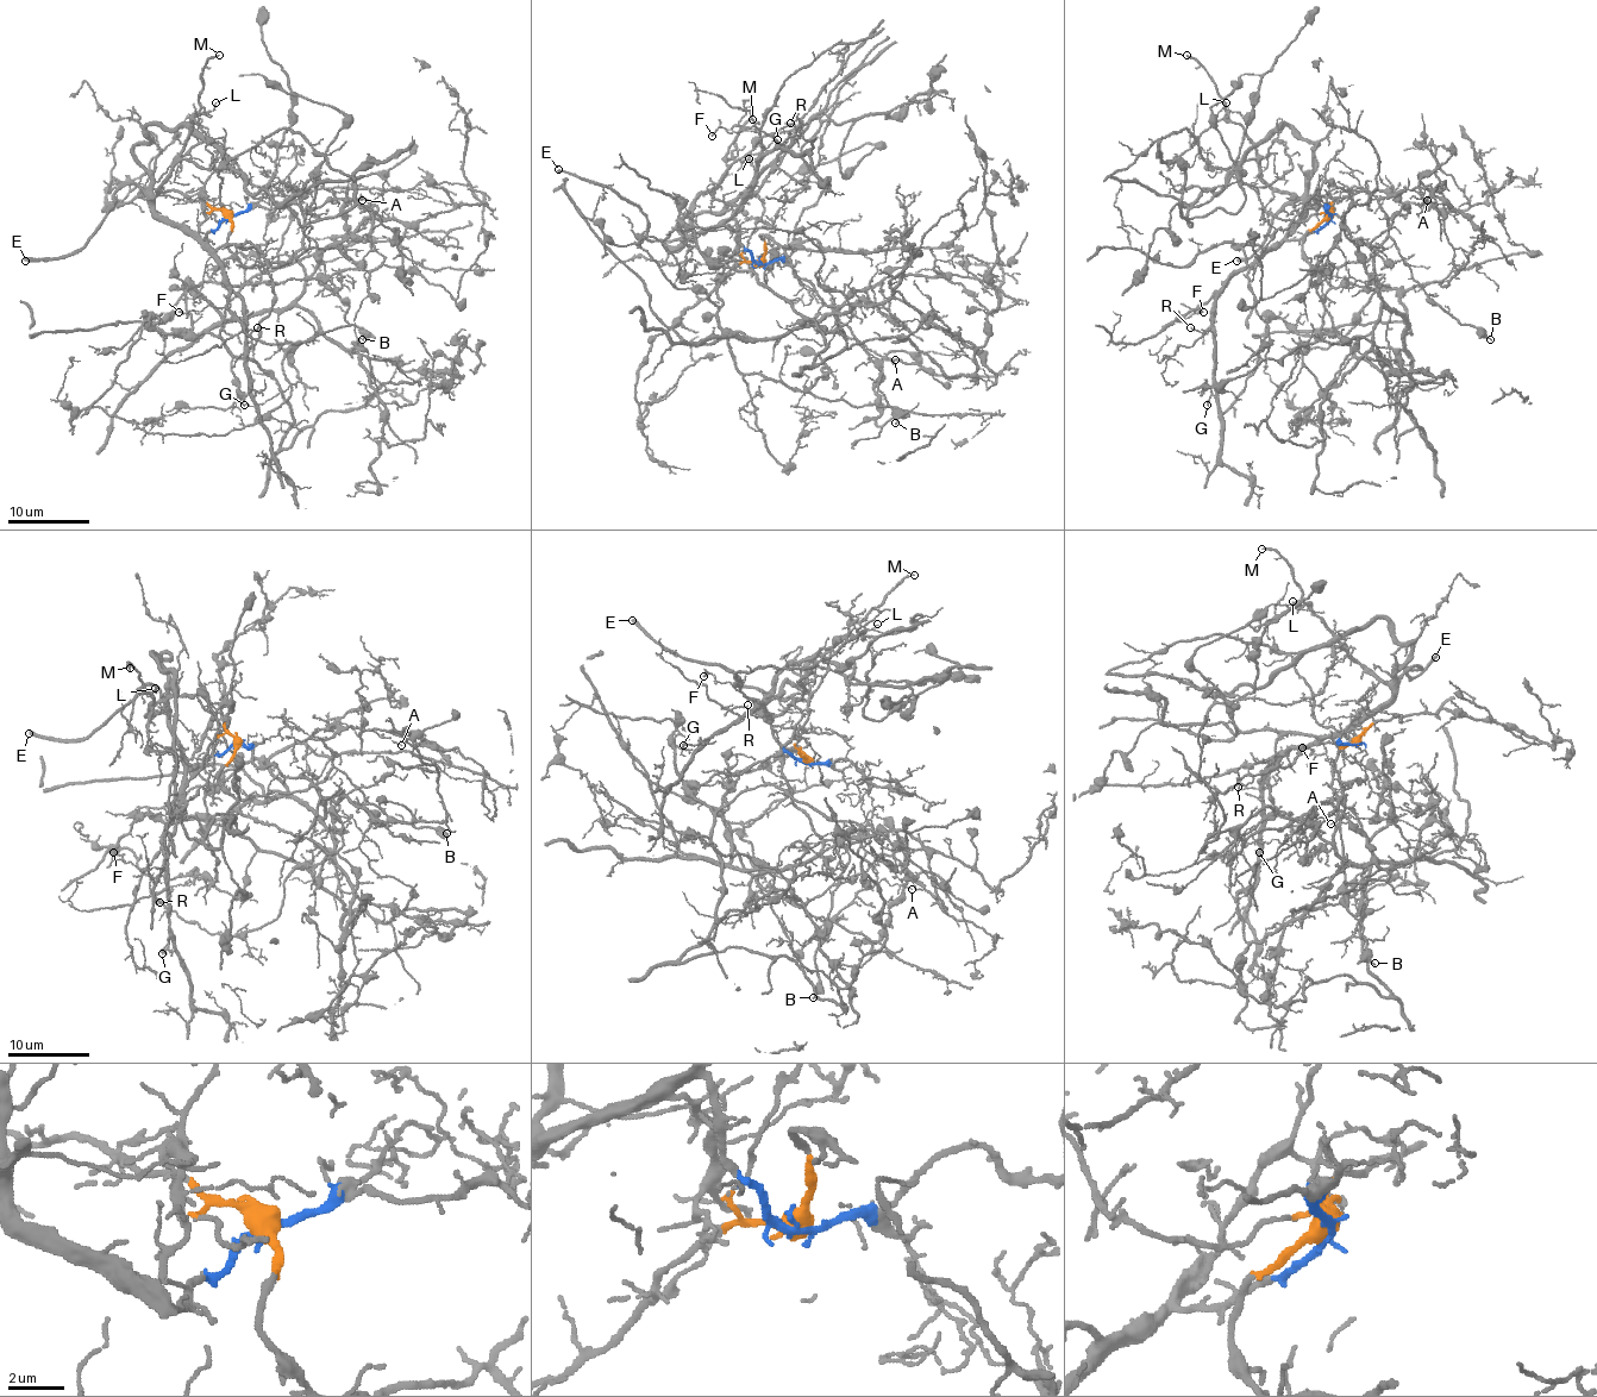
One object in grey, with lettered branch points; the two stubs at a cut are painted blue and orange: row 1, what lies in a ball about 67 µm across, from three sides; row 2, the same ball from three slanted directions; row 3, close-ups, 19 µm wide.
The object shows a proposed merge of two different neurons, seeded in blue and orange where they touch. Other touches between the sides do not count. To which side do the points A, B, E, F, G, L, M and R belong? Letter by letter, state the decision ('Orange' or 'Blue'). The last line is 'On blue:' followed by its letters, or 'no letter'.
A: Orange
B: Orange
E: Blue
F: Blue
G: Blue
L: Blue
M: Blue
R: Blue
On blue: E, F, G, L, M, R

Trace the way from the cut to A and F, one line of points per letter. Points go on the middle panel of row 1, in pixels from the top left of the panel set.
A: (761, 263), (761, 235), (768, 235), (796, 275), (834, 311), (847, 334), (871, 356), (894, 359)
F: (761, 263), (737, 230), (737, 210), (755, 179), (761, 136), (753, 130), (734, 132), (724, 127), (712, 136)

